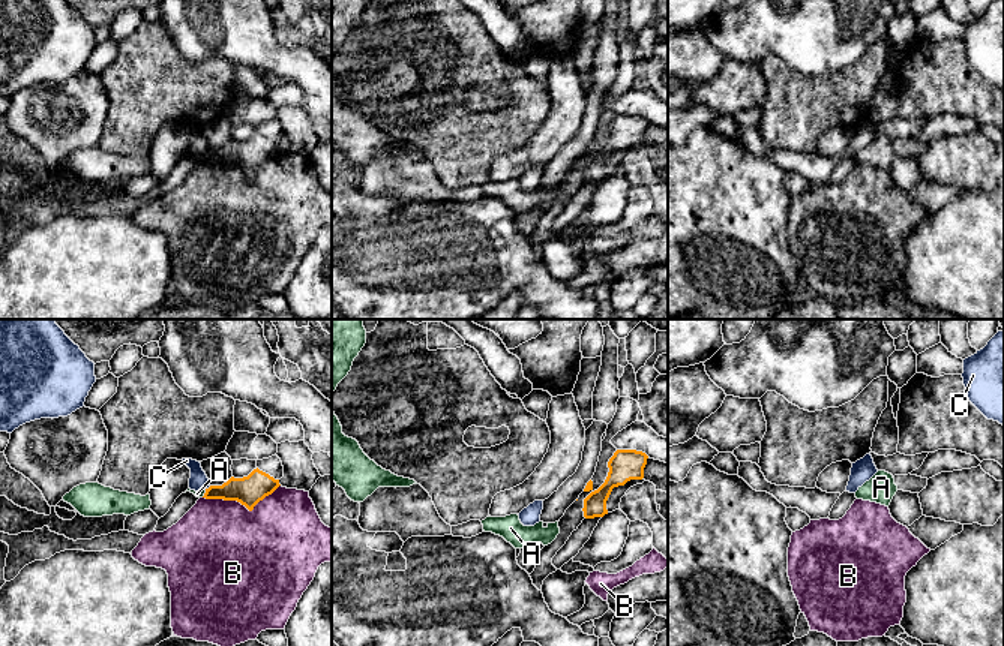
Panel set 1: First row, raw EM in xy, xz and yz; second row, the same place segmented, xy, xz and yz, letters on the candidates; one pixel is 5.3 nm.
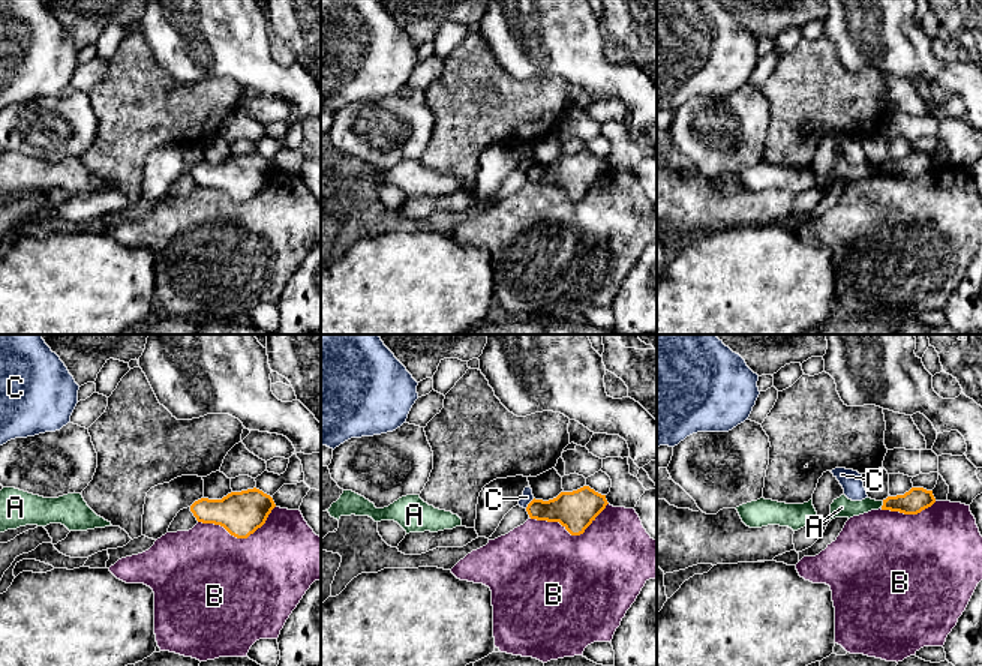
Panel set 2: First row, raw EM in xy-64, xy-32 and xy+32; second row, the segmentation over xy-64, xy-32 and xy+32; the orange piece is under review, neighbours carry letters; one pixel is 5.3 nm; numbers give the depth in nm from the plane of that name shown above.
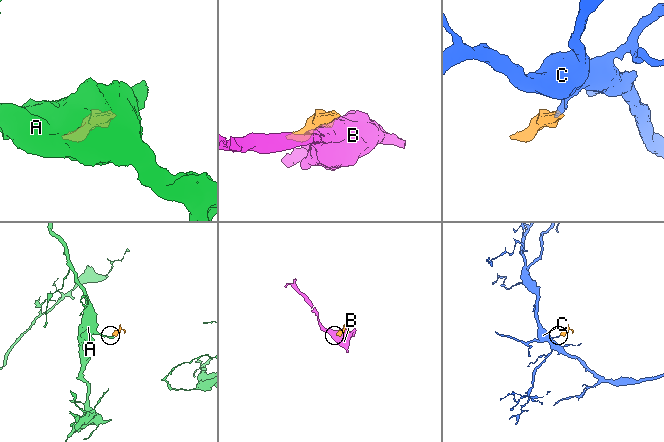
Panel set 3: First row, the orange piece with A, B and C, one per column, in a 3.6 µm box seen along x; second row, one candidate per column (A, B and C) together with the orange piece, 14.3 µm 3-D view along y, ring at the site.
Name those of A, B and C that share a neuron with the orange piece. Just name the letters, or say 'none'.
none

